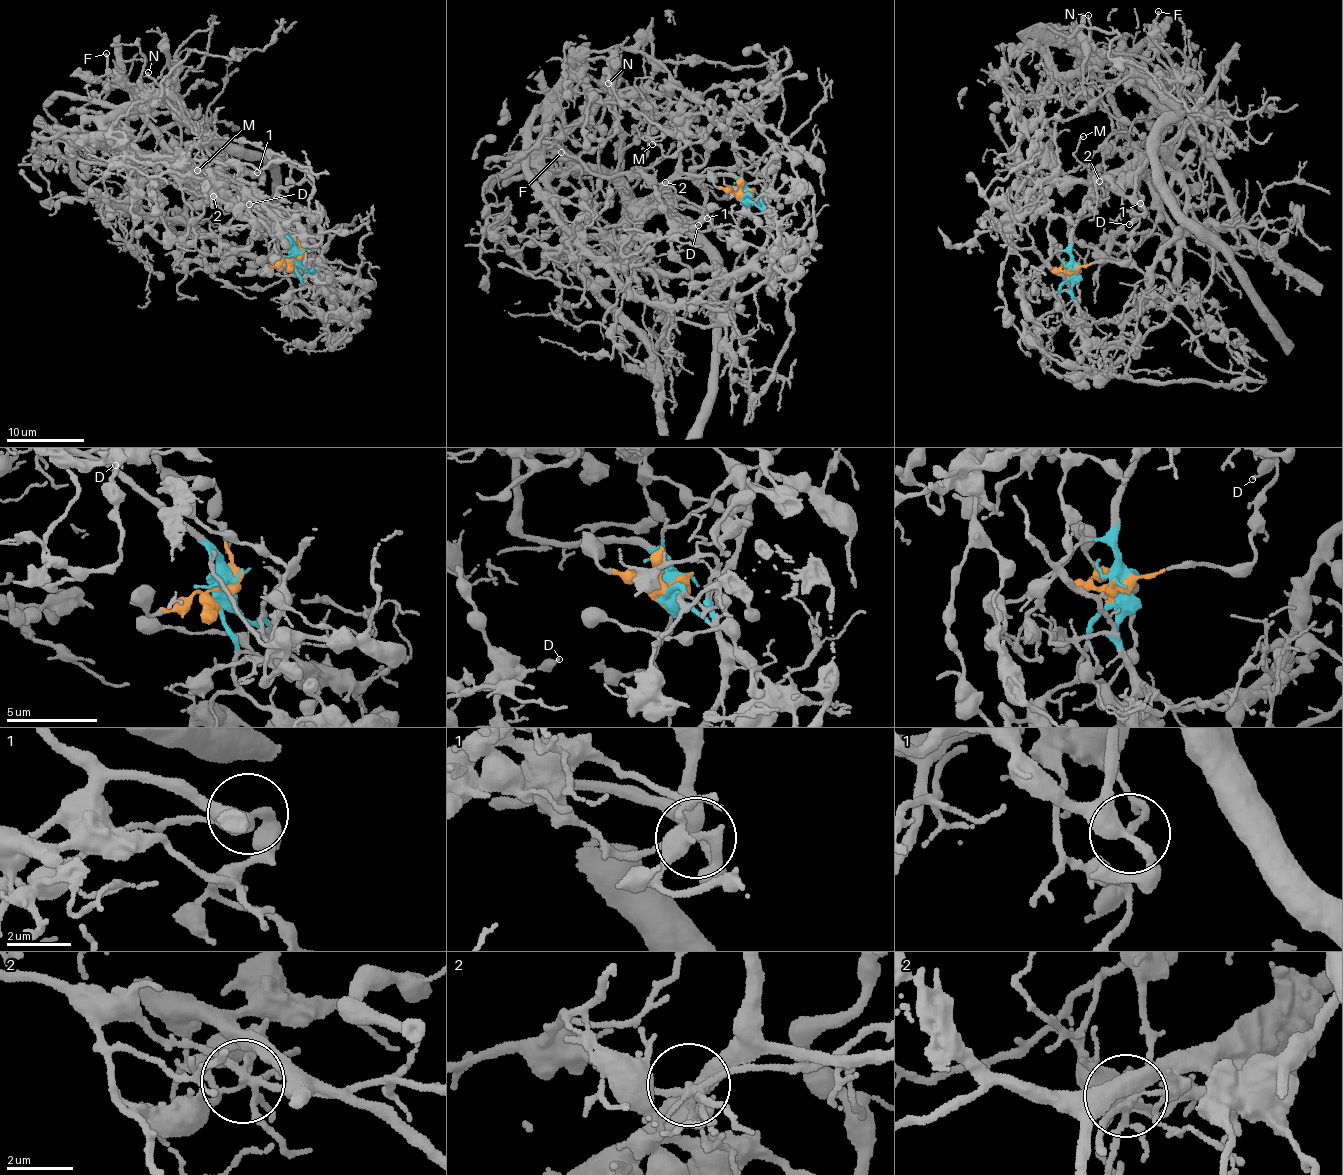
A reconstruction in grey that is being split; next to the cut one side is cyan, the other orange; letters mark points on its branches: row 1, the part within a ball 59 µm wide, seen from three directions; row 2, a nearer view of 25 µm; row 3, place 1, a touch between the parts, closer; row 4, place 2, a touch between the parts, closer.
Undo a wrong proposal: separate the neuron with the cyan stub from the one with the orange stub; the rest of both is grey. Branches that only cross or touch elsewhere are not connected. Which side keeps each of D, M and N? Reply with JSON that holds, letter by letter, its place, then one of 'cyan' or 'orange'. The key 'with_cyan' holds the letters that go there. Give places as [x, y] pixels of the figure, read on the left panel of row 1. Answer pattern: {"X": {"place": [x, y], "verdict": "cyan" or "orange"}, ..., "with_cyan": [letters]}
{"D": {"place": [249, 204], "verdict": "orange"}, "M": {"place": [197, 170], "verdict": "cyan"}, "N": {"place": [148, 72], "verdict": "cyan"}, "with_cyan": ["M", "N"]}

